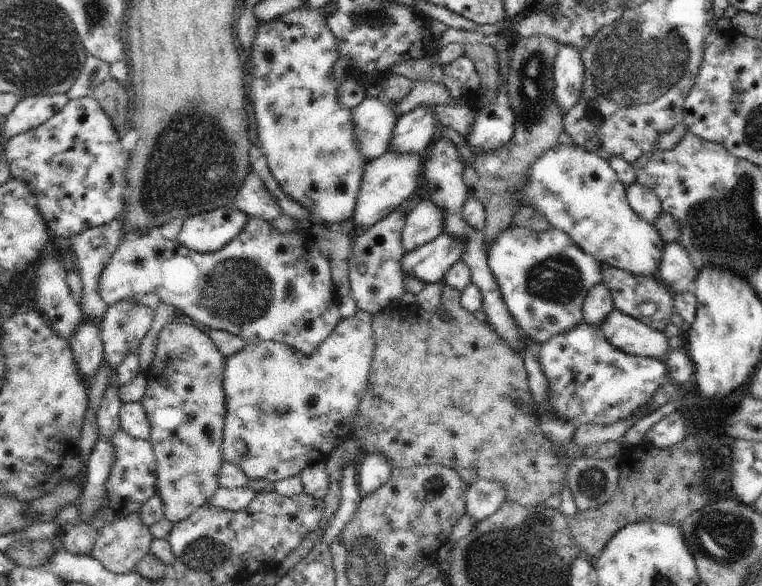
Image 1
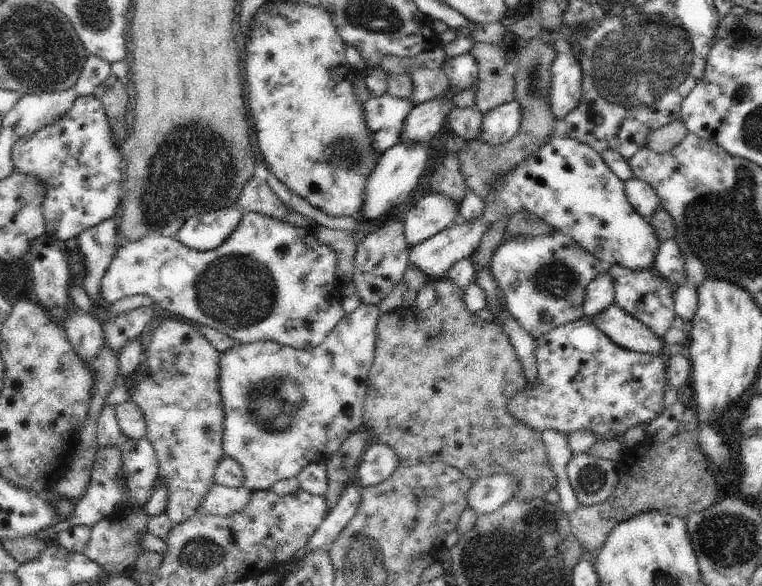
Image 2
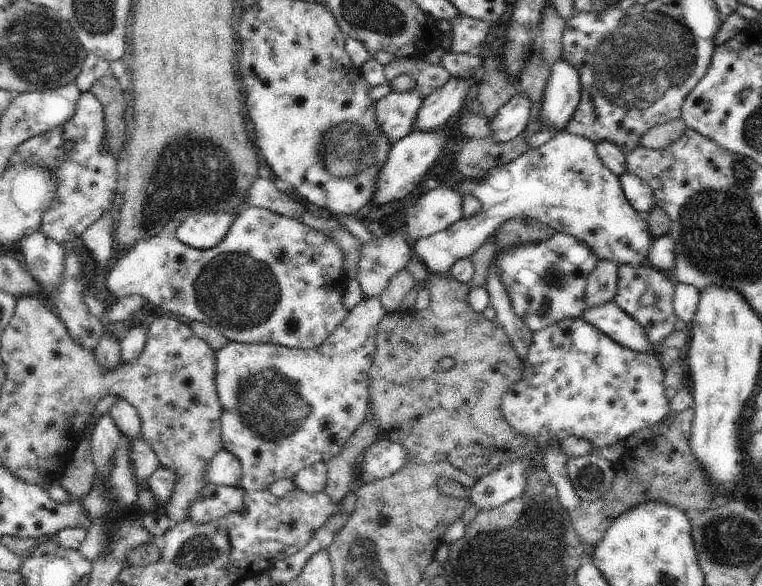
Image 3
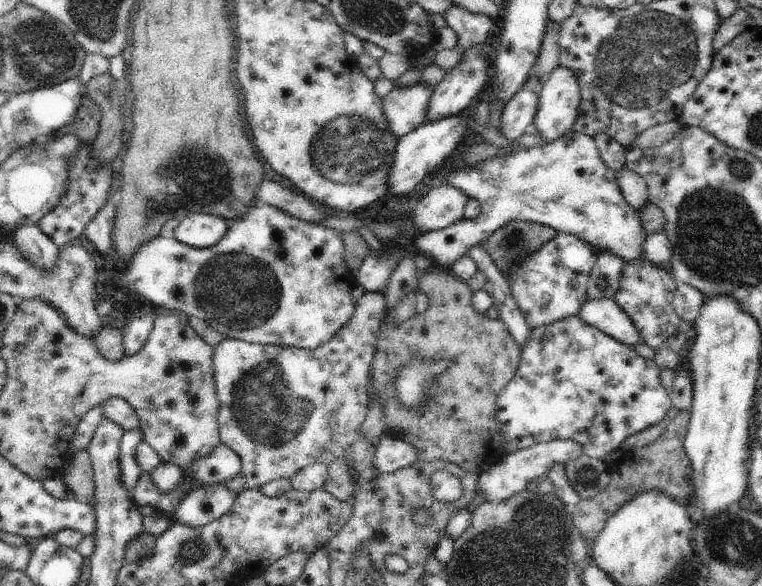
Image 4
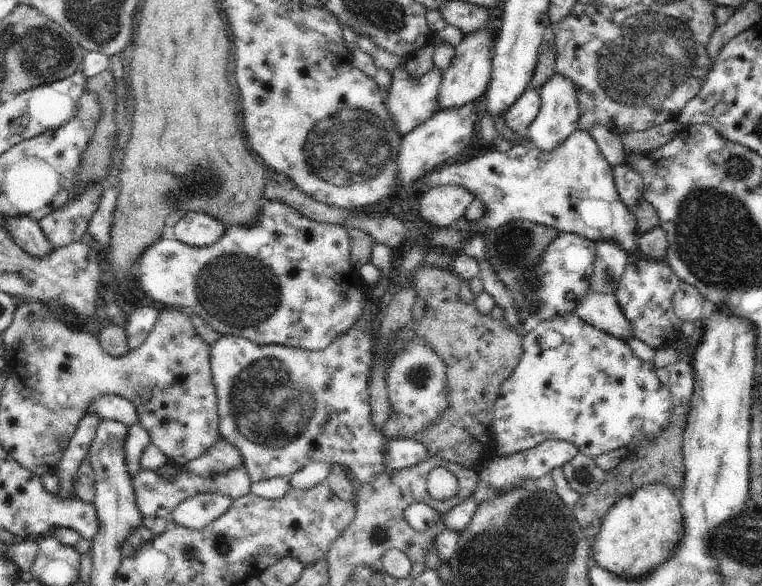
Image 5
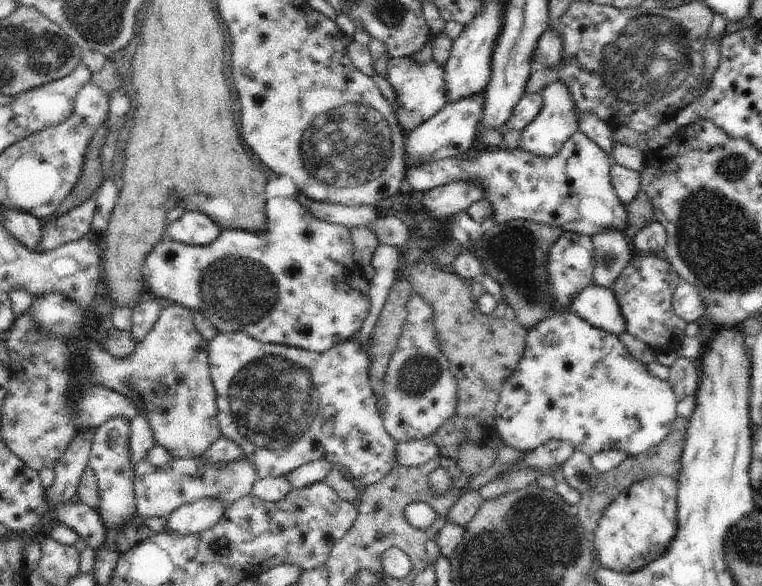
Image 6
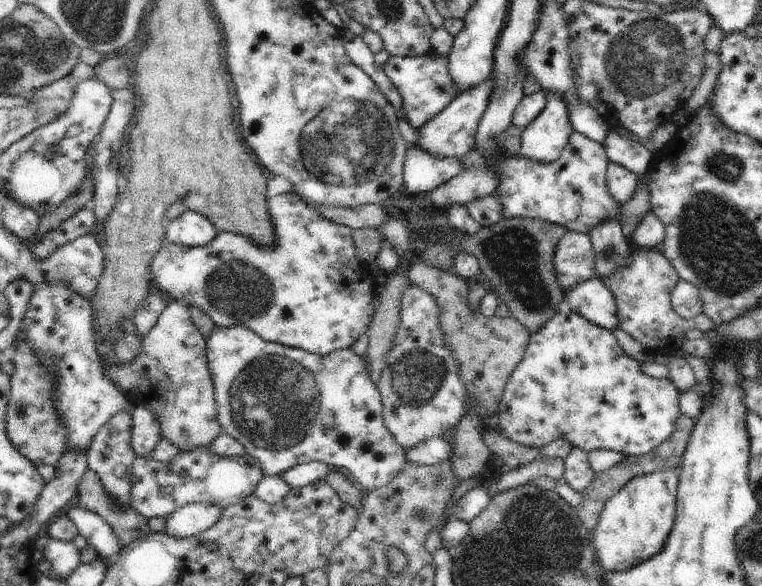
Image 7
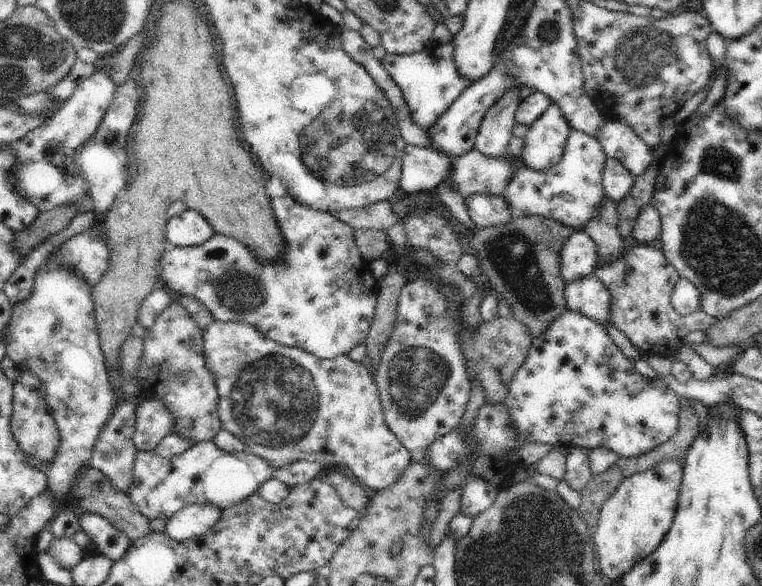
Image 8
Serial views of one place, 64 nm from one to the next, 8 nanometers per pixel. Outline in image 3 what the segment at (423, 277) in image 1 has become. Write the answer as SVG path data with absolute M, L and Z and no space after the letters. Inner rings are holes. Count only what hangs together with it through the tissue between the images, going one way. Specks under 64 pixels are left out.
M562 130L559 131L558 134L553 137L550 141L543 144L541 147L533 148L530 152L526 152L526 154L522 154L522 156L518 156L516 160L512 160L512 162L508 162L508 164L504 164L504 166L496 166L496 168L492 168L490 172L486 172L486 178L480 178L480 180L462 180L462 184L460 184L460 192L461 195L467 195L468 193L472 194L472 196L476 196L478 200L481 202L481 211L472 218L469 219L460 219L458 222L455 222L452 226L446 228L446 230L441 230L432 236L427 236L426 238L419 238L414 244L414 252L412 255L412 260L418 260L422 262L429 271L429 274L439 274L444 275L448 274L451 266L458 262L458 260L470 257L472 254L476 252L486 242L486 238L494 232L494 230L499 229L505 222L512 218L534 218L534 220L540 220L544 224L551 226L557 233L564 233L570 236L573 236L578 240L578 242L584 242L594 254L596 254L598 260L606 259L611 260L612 262L616 262L619 265L630 265L630 266L644 266L648 264L648 254L650 254L650 246L652 246L652 242L654 242L654 237L650 234L650 228L648 228L647 219L644 215L641 215L633 206L629 204L628 198L626 198L622 184L620 182L619 176L616 176L603 162L602 159L597 154L597 146L591 140L587 138L582 138L582 136L572 136L572 134L568 134L568 132Z

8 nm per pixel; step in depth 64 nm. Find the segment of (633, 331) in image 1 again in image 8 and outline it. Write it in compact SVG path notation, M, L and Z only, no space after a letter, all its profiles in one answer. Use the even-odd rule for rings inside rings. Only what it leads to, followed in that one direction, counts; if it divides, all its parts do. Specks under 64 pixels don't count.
M585 275L565 284L567 306L602 324L610 322L611 295L594 275Z

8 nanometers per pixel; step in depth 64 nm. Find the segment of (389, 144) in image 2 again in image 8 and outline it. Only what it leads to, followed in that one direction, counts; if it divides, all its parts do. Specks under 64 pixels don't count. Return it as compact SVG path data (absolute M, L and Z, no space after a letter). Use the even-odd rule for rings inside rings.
M453 38L452 42L444 46L430 42L422 52L414 54L387 54L381 63L403 92L411 112L411 120L424 130L432 129L454 104L456 98L470 86L470 80L460 76L454 64Z

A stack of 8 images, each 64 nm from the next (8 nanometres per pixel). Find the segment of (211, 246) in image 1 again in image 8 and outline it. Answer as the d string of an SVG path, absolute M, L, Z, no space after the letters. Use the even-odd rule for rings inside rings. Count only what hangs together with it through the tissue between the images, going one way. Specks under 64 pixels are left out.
M184 210L167 220L166 243L169 247L198 246L208 242L212 236L212 226L196 210Z

